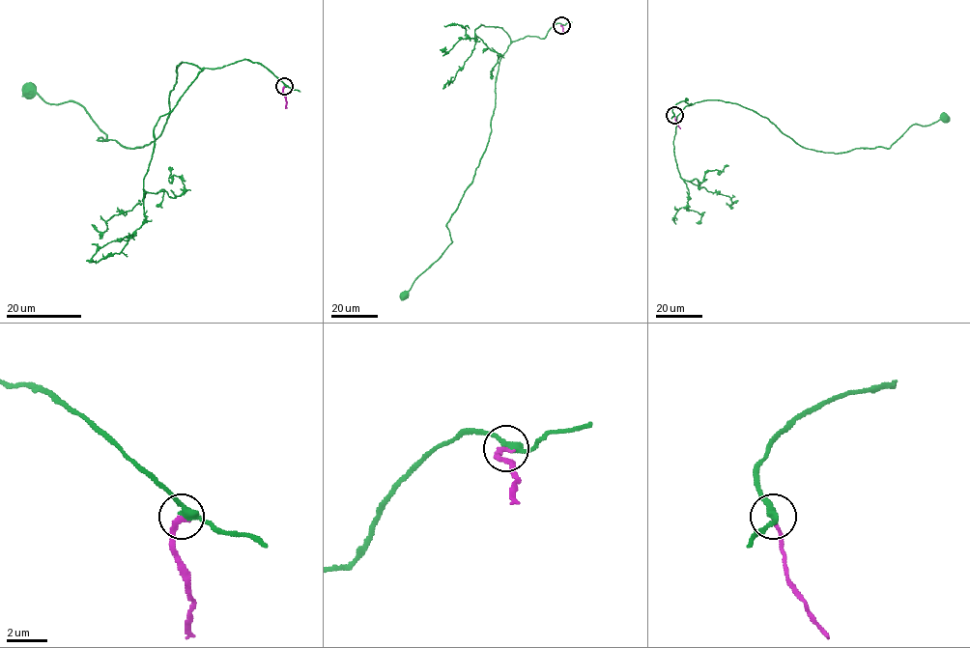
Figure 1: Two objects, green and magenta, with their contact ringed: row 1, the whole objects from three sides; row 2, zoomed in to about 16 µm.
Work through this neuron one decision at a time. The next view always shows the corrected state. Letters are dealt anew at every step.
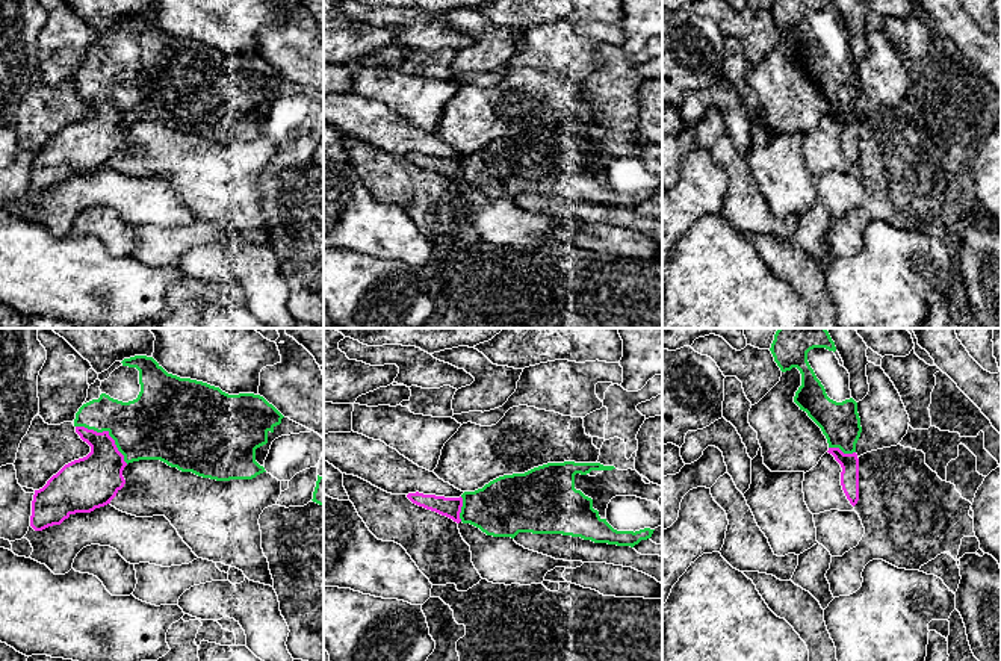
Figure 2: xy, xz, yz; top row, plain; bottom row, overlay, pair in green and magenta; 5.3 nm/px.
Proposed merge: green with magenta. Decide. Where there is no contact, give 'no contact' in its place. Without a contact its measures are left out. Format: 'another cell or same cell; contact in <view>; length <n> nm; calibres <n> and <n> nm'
same cell; contact in xy; length 340 nm; calibres 360 and 260 nm

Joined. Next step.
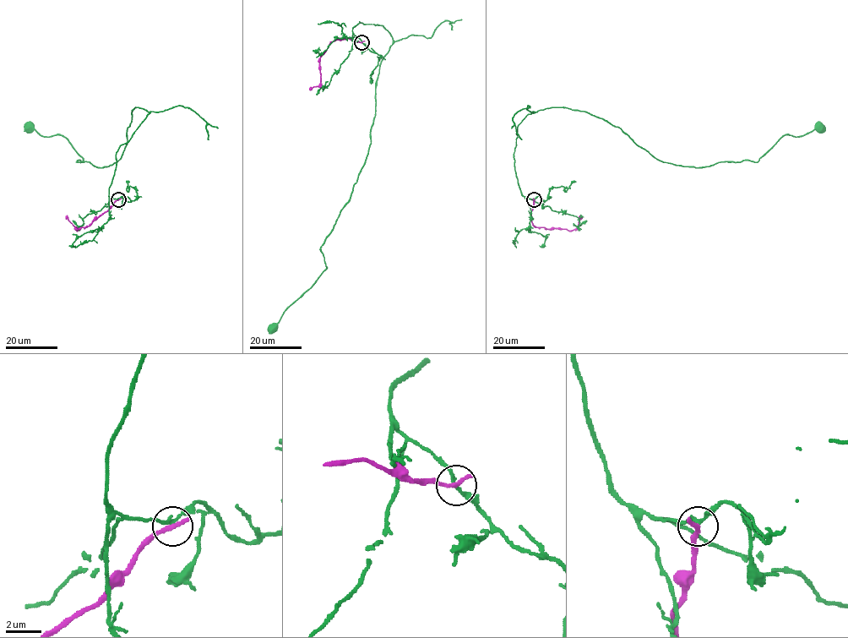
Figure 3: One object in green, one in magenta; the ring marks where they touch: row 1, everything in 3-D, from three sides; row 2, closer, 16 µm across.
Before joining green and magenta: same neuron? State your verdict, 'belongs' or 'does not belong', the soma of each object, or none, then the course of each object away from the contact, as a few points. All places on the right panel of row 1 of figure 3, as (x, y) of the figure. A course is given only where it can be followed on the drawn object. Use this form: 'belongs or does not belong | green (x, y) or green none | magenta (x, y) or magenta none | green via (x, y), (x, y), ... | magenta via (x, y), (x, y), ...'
does not belong | green (819, 128) | magenta none | green via (534, 199), (513, 152), (517, 127), (542, 109), (586, 111), (684, 166), (757, 162), (783, 135), (819, 127) | magenta via (534, 199), (530, 220), (535, 227), (573, 230), (578, 226), (581, 215)

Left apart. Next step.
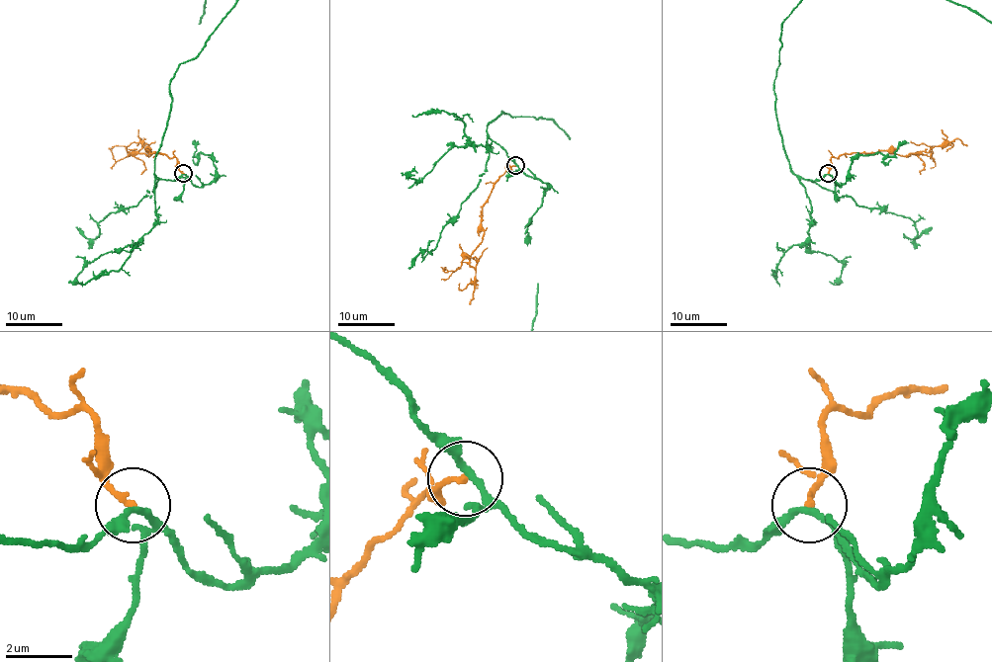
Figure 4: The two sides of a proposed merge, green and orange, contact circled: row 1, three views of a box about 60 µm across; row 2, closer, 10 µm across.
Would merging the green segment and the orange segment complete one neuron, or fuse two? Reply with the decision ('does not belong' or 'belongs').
does not belong

